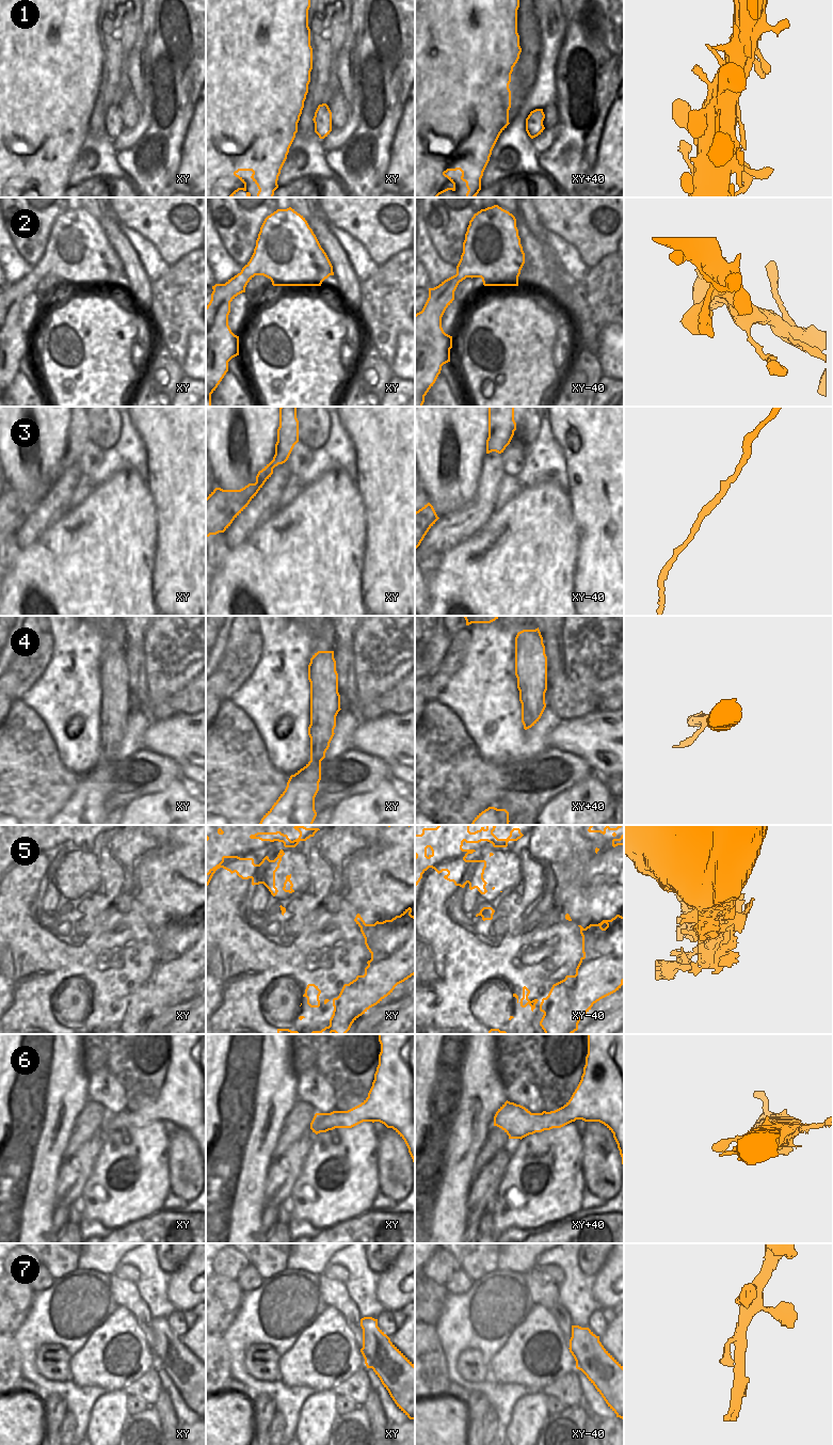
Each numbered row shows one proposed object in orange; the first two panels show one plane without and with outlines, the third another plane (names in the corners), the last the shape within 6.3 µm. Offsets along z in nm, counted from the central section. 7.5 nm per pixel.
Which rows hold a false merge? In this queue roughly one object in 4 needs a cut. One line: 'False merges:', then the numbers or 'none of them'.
False merges: none of them

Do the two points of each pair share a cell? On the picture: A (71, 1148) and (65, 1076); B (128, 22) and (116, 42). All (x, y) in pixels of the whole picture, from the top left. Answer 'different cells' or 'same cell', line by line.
A: different cells
B: different cells

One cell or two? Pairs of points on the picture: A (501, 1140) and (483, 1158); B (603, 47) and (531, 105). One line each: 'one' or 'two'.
A: one
B: two

